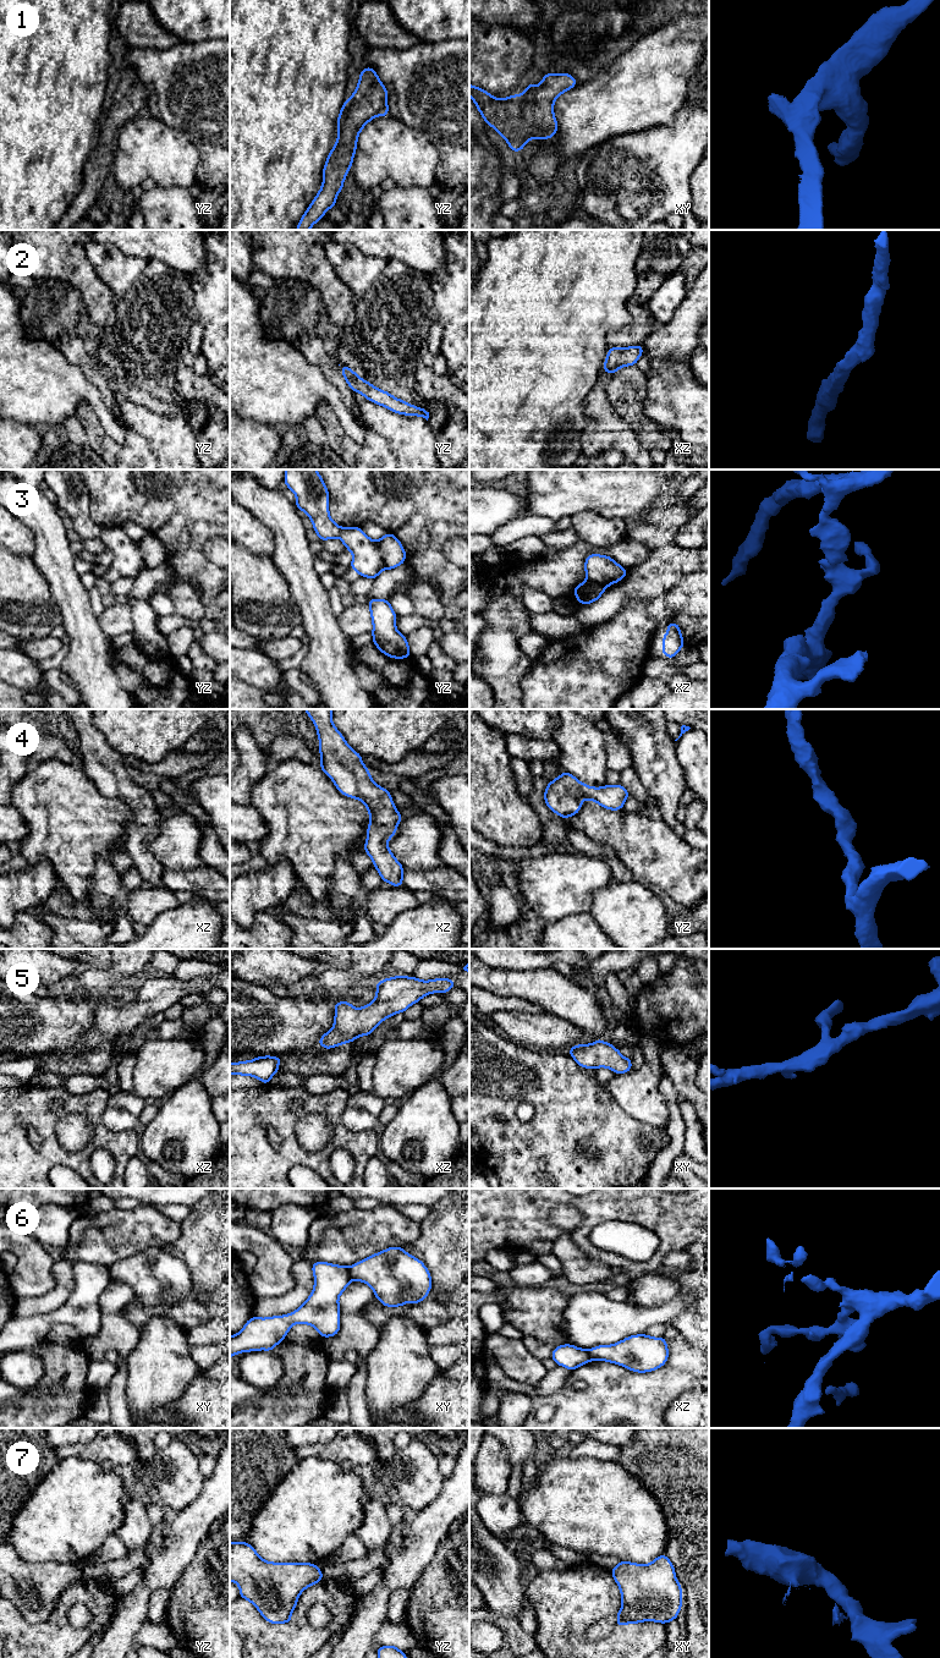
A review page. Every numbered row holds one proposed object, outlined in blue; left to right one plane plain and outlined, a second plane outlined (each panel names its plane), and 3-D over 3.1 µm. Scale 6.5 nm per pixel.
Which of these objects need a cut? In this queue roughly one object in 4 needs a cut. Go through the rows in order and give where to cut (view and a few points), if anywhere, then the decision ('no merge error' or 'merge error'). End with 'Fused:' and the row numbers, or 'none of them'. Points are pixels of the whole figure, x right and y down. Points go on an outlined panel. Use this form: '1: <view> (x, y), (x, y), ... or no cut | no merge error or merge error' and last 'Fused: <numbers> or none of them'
1: no cut | no merge error
2: no cut | no merge error
3: xz (587, 578), (606, 586) | merge error
4: no cut | no merge error
5: no cut | no merge error
6: xy (347, 1268), (351, 1278) | merge error
7: xy (617, 1619), (638, 1621) | merge error
Fused: 3, 6, 7

